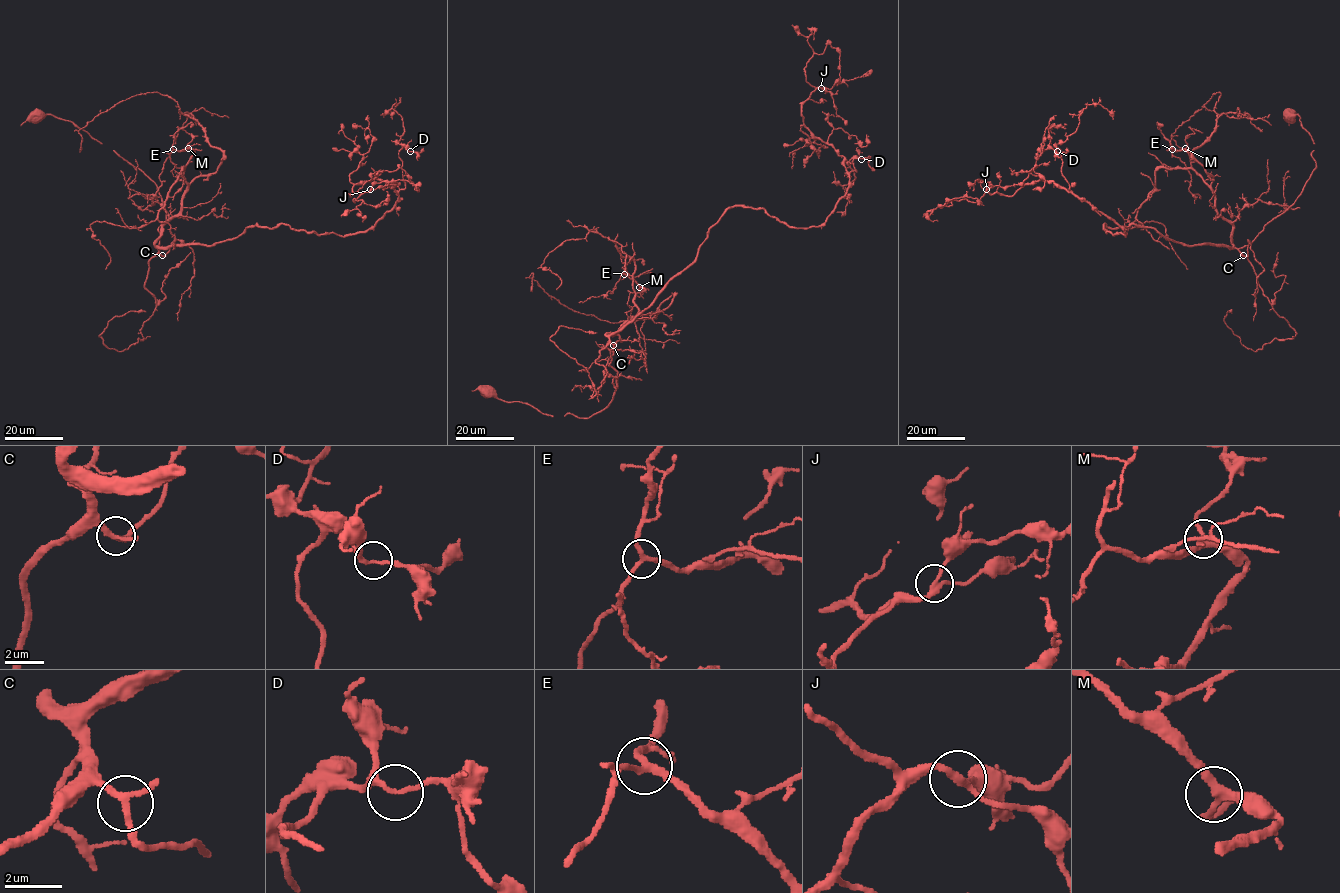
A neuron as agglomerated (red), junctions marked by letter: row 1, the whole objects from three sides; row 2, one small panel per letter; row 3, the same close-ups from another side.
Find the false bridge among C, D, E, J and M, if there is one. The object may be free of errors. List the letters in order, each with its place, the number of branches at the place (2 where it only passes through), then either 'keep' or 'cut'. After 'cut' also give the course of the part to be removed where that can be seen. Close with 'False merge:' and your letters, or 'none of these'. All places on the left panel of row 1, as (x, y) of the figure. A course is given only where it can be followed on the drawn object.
C: at (162, 255); 3 branches meet; keep
D: at (410, 151); 3 branches meet; keep
E: at (173, 149); 3 branches meet; keep
J: at (370, 189); 3 branches meet; keep
M: at (188, 148); 3 branches meet; keep
False merge: none of these

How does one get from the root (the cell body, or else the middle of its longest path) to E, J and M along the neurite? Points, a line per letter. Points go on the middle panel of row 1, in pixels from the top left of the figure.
E: (489, 391), (553, 416), (602, 411), (617, 384), (606, 333), (638, 312), (634, 297), (645, 290), (624, 274)
J: (489, 391), (589, 418), (617, 384), (608, 338), (729, 208), (822, 225), (849, 175), (803, 123), (821, 88)
M: (489, 391), (553, 416), (602, 411), (617, 384), (606, 333), (638, 312), (634, 297), (645, 290), (639, 287)

